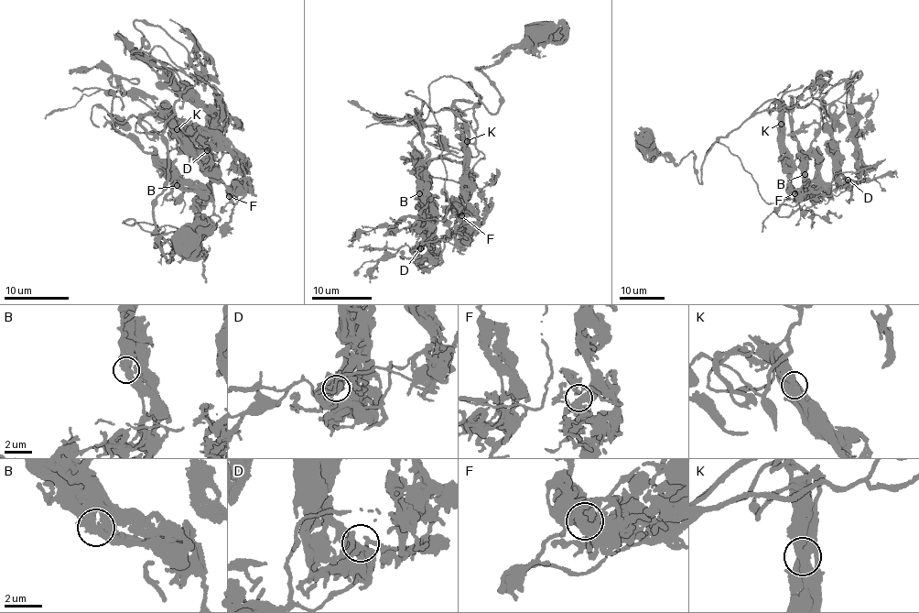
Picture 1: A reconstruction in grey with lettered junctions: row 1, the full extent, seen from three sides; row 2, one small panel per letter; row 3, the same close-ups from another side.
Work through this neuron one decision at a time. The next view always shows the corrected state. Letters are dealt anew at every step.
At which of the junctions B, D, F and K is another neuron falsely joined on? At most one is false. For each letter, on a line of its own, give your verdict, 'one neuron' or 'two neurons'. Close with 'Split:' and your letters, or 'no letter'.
B: one neuron
D: one neuron
F: one neuron
K: one neuron
Split: no letter

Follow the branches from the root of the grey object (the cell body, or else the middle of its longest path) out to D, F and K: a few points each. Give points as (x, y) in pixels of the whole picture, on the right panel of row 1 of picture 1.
D: (643, 140), (678, 164), (691, 152), (701, 184), (718, 141), (770, 204), (795, 205), (848, 180)
F: (643, 140), (678, 164), (691, 152), (701, 184), (701, 168), (713, 144), (759, 112), (776, 108), (794, 193)
K: (643, 140), (678, 164), (691, 152), (701, 184), (701, 168), (715, 142), (764, 110), (778, 109), (780, 124)

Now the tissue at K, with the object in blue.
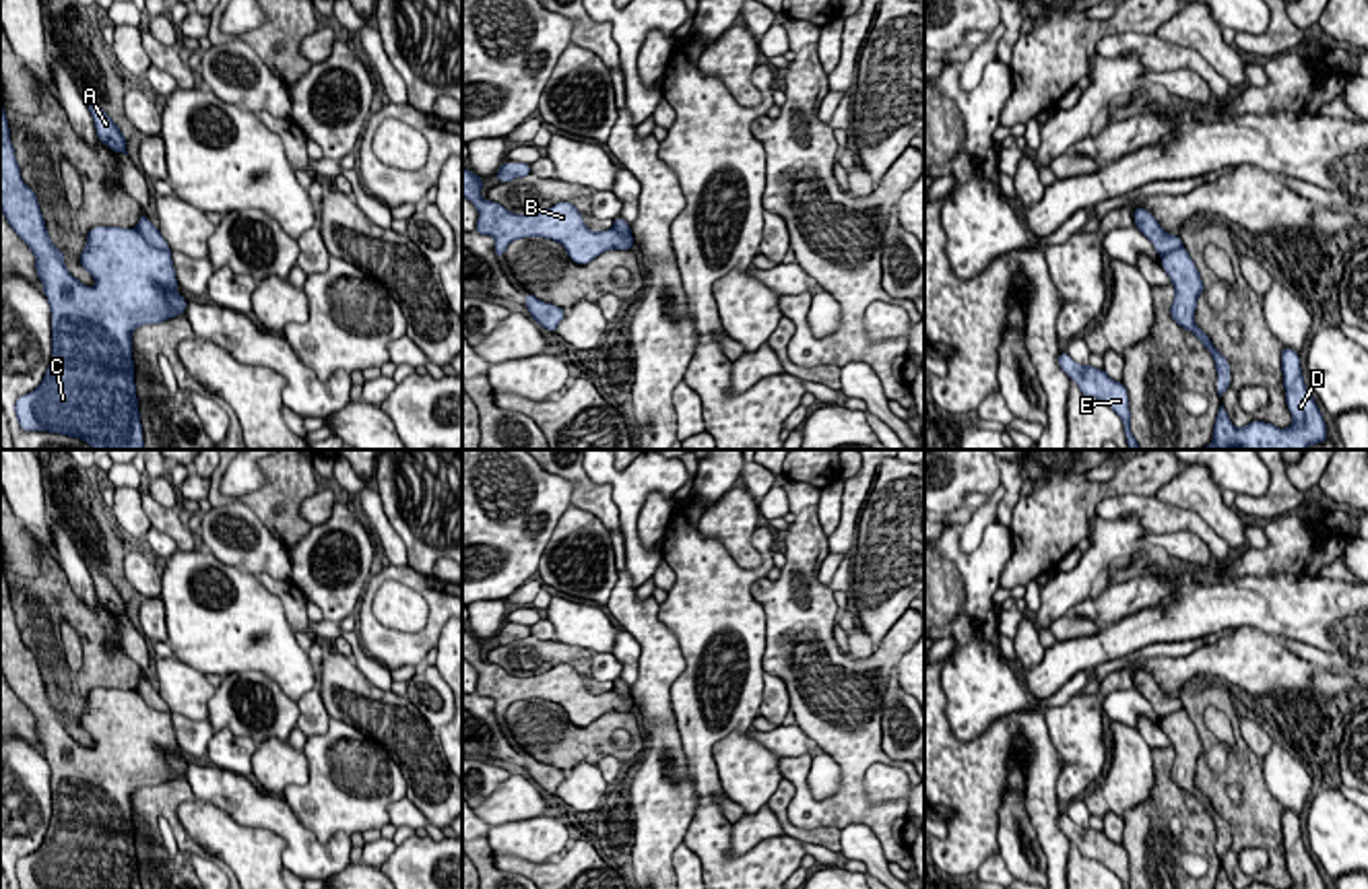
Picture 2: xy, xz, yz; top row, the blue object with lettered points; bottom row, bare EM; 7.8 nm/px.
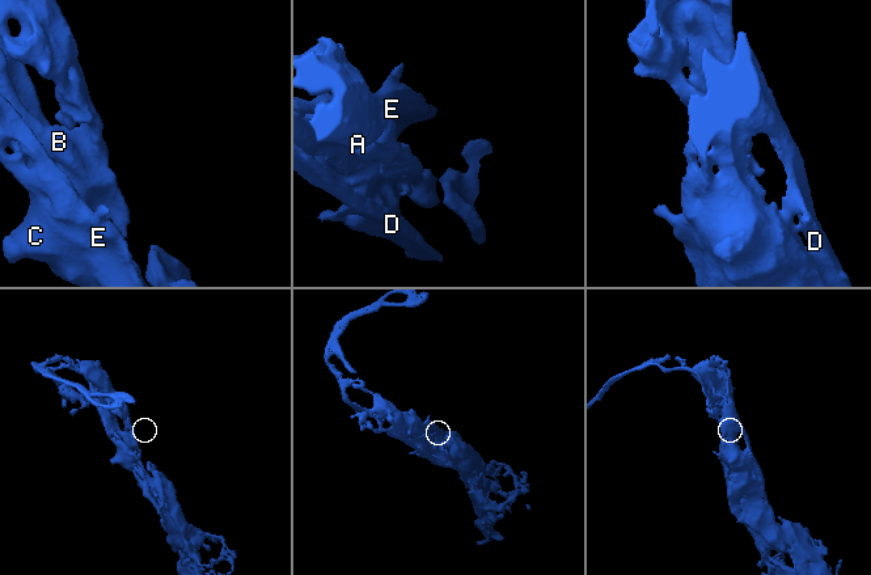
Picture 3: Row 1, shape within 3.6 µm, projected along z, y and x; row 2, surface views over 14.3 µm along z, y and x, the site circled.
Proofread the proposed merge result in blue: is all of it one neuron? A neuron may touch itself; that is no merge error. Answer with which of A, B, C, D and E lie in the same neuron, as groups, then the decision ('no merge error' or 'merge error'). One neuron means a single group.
groups A B C D E; no merge error

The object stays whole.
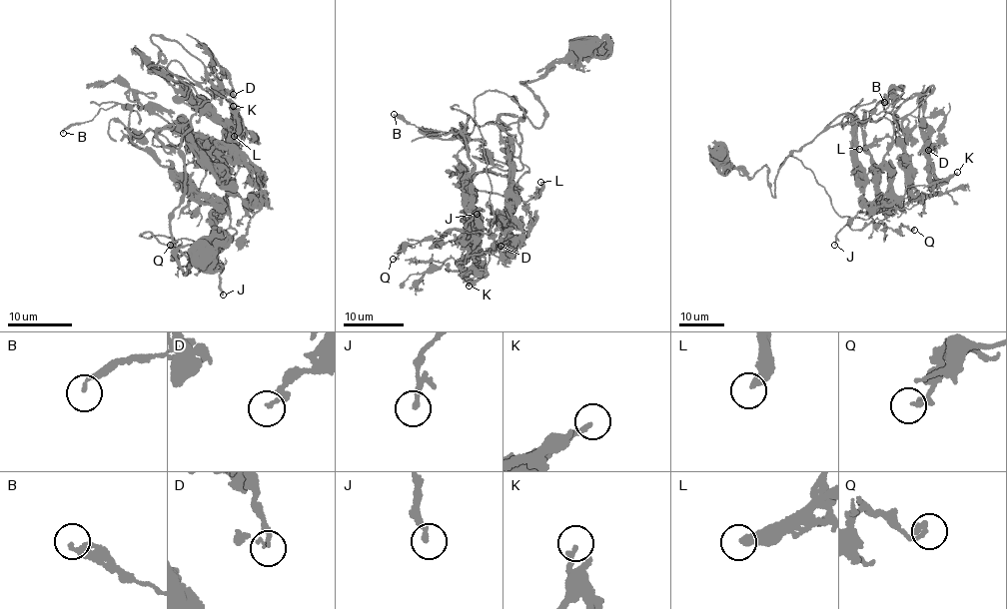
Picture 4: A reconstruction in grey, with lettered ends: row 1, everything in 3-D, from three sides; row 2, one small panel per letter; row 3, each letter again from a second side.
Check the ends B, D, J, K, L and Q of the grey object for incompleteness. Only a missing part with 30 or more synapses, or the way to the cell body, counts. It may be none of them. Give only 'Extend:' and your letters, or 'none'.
Extend: none

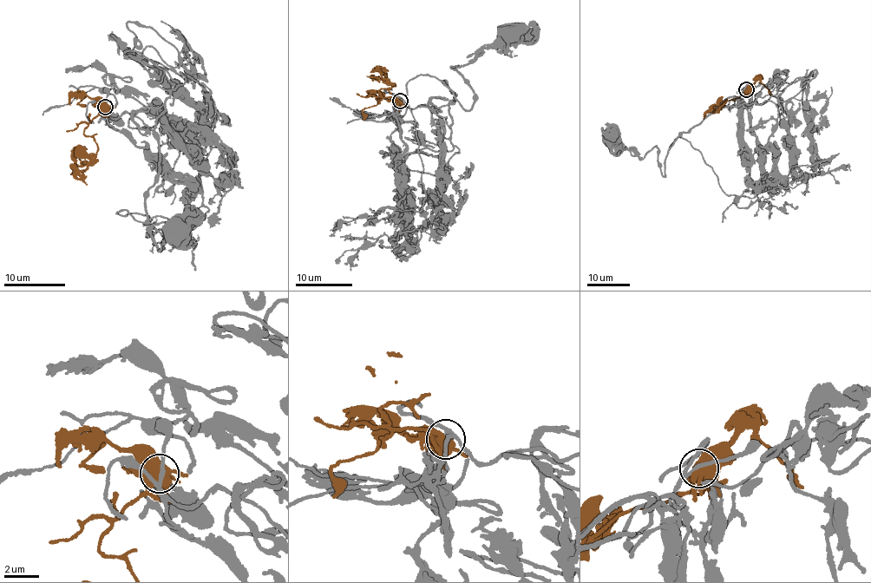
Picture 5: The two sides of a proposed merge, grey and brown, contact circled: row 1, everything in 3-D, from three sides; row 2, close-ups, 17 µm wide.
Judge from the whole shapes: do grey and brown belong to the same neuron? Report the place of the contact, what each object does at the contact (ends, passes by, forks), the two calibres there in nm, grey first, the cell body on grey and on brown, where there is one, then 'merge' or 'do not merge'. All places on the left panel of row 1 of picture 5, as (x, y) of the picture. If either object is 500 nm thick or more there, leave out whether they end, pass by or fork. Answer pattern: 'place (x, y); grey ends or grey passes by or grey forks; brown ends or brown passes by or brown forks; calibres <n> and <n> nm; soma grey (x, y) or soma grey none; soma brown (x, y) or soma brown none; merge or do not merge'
place (105, 107); calibres 160 and 550 nm; soma grey (178, 228); soma brown none; merge

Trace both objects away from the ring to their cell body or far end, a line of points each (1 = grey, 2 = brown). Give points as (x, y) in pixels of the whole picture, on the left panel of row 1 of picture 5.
1: (105, 107), (155, 135), (148, 219), (193, 244), (166, 222), (151, 232), (158, 249), (178, 228)
2: (105, 107), (88, 123), (84, 133), (94, 138), (97, 149), (81, 173), (87, 184)

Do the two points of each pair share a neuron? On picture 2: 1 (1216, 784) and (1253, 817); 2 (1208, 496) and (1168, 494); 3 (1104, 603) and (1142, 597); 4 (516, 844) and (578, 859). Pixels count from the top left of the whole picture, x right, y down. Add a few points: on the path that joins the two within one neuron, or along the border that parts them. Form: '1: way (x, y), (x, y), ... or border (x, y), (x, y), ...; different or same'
1: way (1218, 797), (1241, 817); same
2: way (1197, 494), (1179, 494); same
3: way (1113, 603), (1133, 597); same
4: border (572, 842), (564, 850); different

